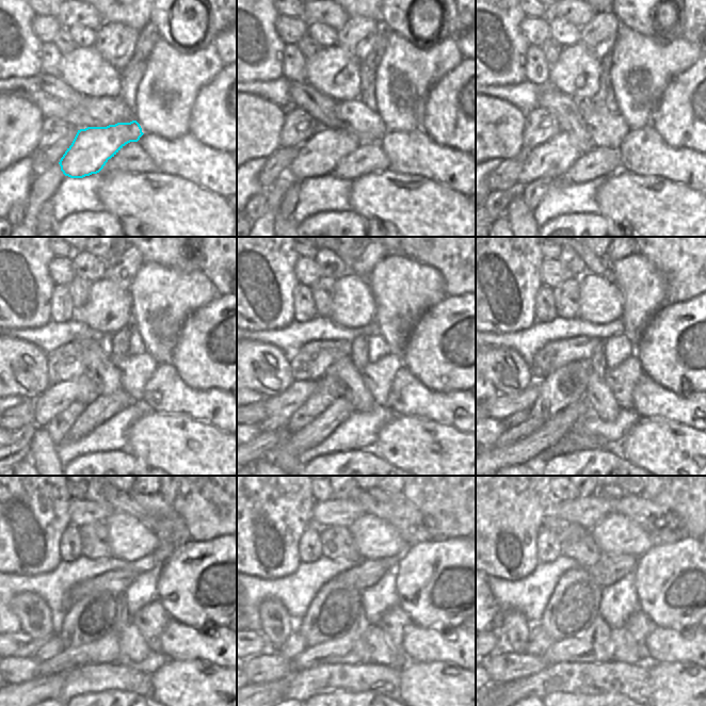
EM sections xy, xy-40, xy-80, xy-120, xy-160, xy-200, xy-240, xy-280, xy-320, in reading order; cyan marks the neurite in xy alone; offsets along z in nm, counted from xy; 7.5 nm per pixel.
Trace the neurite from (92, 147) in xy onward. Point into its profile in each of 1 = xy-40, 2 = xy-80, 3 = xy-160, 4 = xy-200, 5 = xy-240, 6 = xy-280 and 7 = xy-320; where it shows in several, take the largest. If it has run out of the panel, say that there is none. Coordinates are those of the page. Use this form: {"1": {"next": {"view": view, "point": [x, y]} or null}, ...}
{"1": {"next": {"view": "xy-40", "point": [318, 156]}}, "2": {"next": {"view": "xy-80", "point": [554, 157]}}, "3": {"next": {"view": "xy-160", "point": [279, 408]}}, "4": {"next": {"view": "xy-200", "point": [501, 406]}}, "5": {"next": {"view": "xy-240", "point": [20, 645]}}, "6": {"next": {"view": "xy-280", "point": [258, 644]}}, "7": {"next": {"view": "xy-320", "point": [497, 638]}}}

